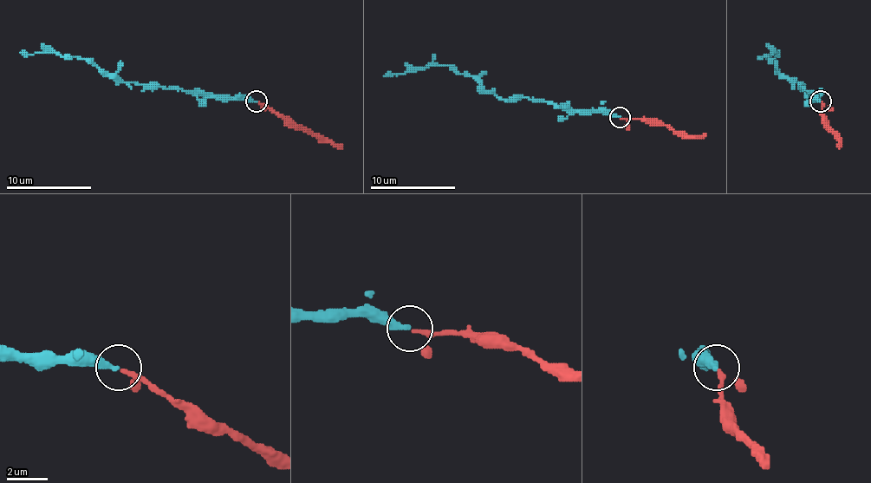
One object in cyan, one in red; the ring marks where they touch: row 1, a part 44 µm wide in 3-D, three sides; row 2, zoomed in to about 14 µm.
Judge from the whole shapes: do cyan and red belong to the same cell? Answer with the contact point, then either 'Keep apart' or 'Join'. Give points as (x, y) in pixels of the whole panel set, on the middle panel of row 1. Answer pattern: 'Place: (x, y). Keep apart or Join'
Place: (620, 117). Join

